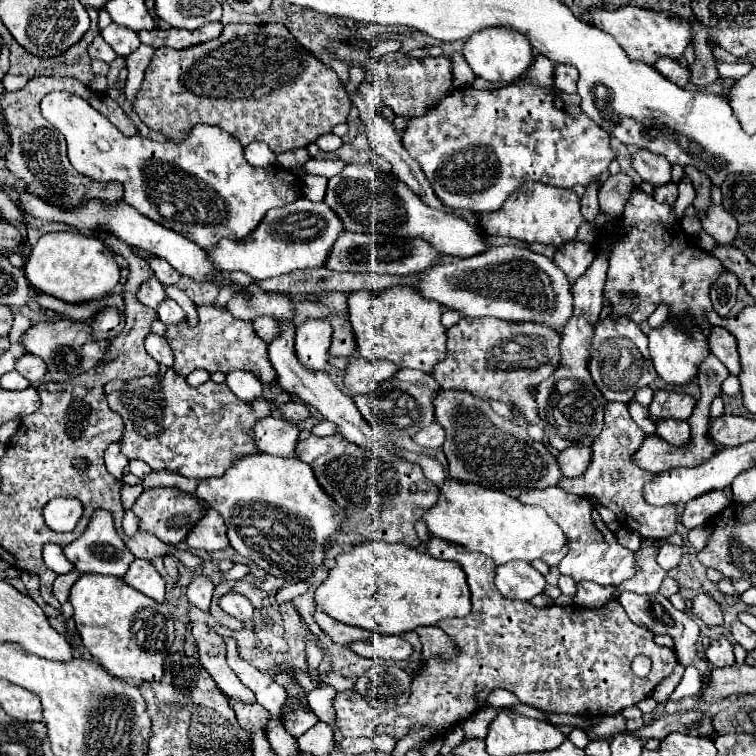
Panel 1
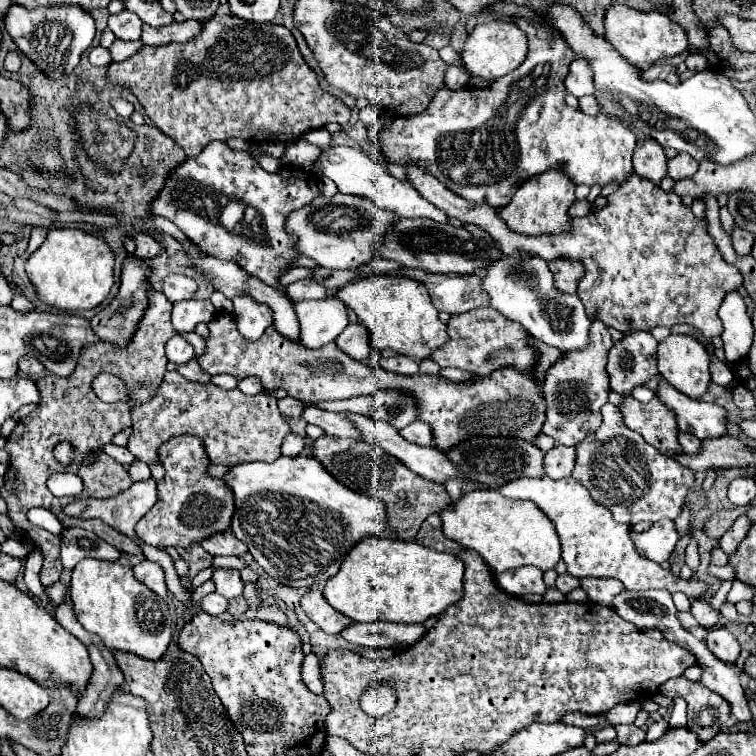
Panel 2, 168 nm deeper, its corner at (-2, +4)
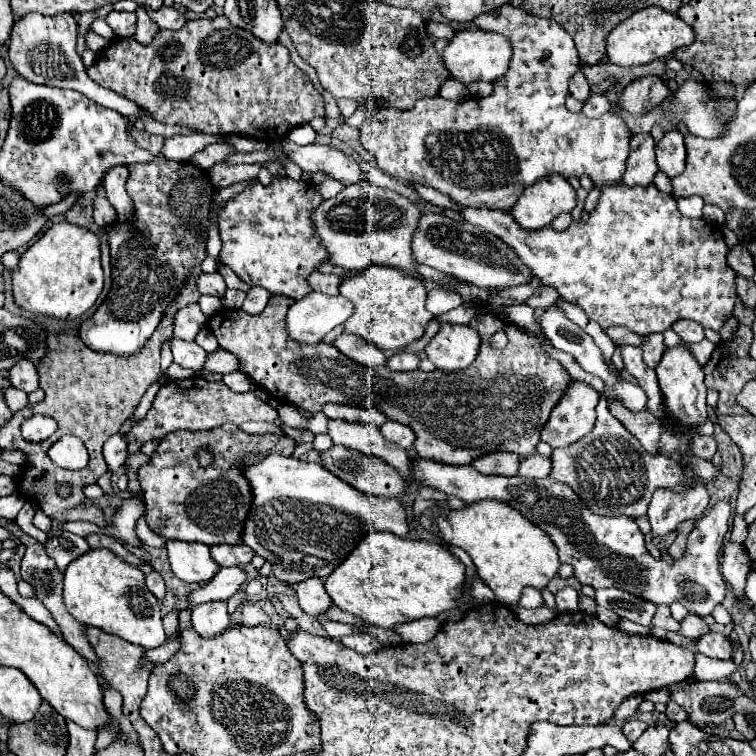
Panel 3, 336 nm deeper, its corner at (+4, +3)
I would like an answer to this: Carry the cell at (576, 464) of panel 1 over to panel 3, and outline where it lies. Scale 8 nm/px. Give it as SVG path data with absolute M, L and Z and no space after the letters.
M539 453L527 457L521 461L517 475L527 479L543 479L549 475L549 457L543 457Z

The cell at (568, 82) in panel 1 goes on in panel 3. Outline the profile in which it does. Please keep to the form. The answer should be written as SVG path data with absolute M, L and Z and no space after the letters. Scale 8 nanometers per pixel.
M577 71L573 75L573 81L569 83L569 89L571 89L571 95L577 101L583 101L589 95L589 83L587 83L587 79L585 79L585 75L581 71Z

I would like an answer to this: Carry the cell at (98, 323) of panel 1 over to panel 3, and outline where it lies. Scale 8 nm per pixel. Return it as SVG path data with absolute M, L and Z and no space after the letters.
M157 155L147 165L129 165L125 189L133 199L133 219L117 219L105 227L111 247L113 285L107 299L79 329L89 349L113 355L137 353L151 337L181 287L185 287L189 273L207 257L201 231L195 229L195 219L171 213L171 191L181 179L209 181L209 177L189 161L177 163L163 155Z

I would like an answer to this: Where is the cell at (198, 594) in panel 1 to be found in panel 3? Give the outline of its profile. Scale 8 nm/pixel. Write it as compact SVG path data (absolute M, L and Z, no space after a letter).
M211 601L191 611L191 621L201 637L217 637L229 627L229 613L225 601Z

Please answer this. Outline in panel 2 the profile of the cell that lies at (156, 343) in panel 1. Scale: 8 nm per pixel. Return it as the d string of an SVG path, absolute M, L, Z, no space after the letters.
M175 334L175 336L165 344L165 356L167 356L167 360L173 362L173 364L185 364L185 362L189 362L189 360L195 356L195 352L193 352L191 344L185 342L183 336Z

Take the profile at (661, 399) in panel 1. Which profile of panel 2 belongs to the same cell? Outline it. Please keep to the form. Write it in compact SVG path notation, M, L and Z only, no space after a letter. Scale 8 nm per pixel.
M625 396L625 402L619 404L625 424L631 430L639 432L651 446L665 452L681 452L677 444L677 420L675 412L665 406L659 398L643 404L633 396Z

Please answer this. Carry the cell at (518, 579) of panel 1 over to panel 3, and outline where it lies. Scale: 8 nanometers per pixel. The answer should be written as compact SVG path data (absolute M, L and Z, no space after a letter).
M525 589L525 591L521 593L521 599L519 599L517 605L519 605L519 607L525 607L525 609L537 609L537 607L545 605L545 601L543 601L543 597L541 597L539 591L535 591L535 589Z

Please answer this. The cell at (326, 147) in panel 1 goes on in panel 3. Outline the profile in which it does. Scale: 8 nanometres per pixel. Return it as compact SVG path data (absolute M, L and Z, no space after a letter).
M299 125L299 127L293 127L287 137L289 137L291 141L295 141L297 145L309 145L309 143L315 141L315 135L317 135L317 133L313 131L311 125Z

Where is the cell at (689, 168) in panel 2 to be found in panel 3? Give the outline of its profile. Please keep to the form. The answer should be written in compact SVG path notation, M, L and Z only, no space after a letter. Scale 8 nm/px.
M665 131L663 139L655 145L657 165L667 177L675 177L685 169L685 143L679 131Z

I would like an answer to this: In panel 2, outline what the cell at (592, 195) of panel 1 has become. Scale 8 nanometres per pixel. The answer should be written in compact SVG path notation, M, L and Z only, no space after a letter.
M575 200L575 204L569 208L571 216L587 216L593 210L593 204L589 200Z

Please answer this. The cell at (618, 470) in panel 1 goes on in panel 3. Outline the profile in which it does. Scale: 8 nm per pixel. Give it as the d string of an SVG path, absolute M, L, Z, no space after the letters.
M601 397L597 405L597 421L593 431L569 447L553 449L549 477L569 485L593 513L625 515L633 519L647 515L653 489L685 489L689 483L675 459L647 453L641 443L611 417L605 397Z

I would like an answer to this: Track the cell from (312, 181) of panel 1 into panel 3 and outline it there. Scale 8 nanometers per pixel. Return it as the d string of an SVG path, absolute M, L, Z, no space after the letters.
M327 179L327 181L323 181L323 183L317 187L317 191L321 193L323 199L331 199L331 197L335 197L341 189L343 189L343 185L341 185L339 181L335 181L335 179Z

